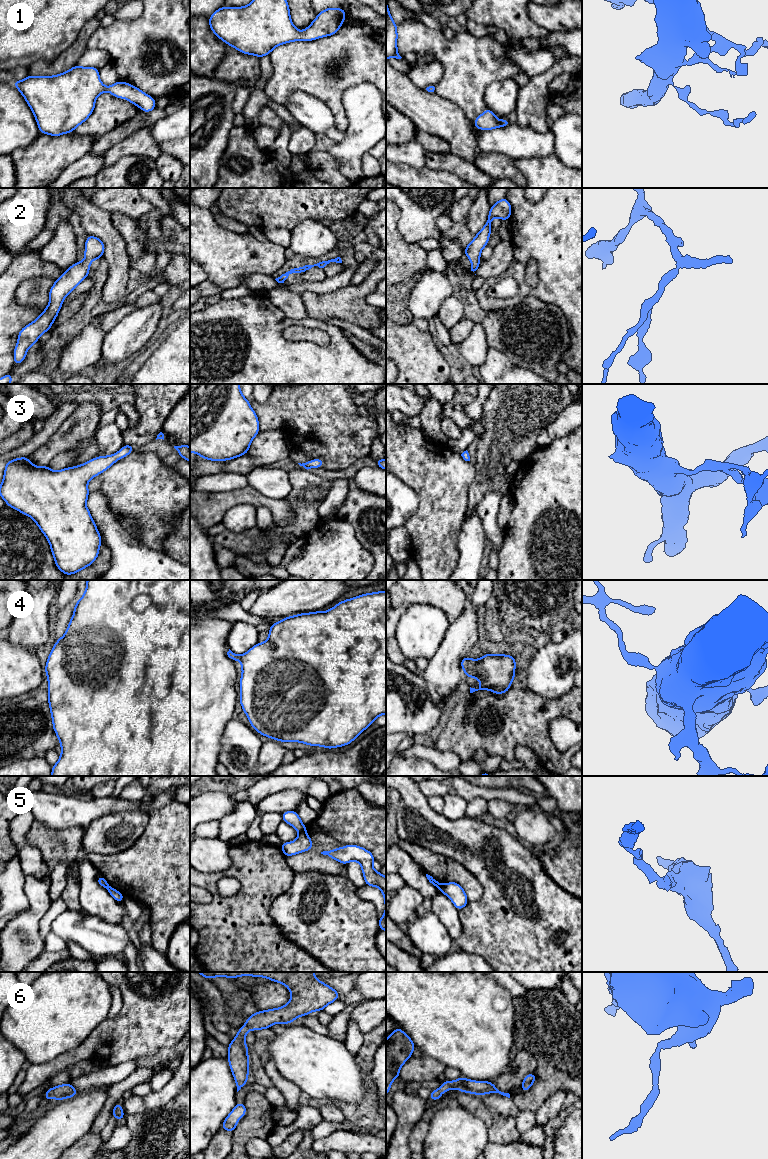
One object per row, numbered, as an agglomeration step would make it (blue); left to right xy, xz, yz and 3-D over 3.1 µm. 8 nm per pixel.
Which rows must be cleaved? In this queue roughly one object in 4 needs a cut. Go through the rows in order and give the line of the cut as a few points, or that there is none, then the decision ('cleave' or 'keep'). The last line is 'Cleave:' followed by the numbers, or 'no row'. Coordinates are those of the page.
1: no cut | keep
2: no cut | keep
3: no cut | keep
4: no cut | keep
5: xz (305, 829), (300, 833) | cleave
6: no cut | keep
Cleave: 5

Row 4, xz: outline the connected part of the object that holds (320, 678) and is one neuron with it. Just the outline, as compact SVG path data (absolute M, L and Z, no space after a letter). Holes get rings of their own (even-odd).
M386 591L367 593L341 601L325 612L316 611L285 617L271 624L269 638L264 643L257 643L244 655L237 655L230 649L227 655L233 661L239 660L242 663L240 705L256 732L281 742L295 741L328 749L348 745L372 725L378 716L386 714Z

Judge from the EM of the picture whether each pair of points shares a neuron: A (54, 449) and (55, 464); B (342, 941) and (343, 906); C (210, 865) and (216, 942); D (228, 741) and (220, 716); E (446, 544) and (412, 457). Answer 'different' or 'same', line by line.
A: different
B: same
C: different
D: different
E: same

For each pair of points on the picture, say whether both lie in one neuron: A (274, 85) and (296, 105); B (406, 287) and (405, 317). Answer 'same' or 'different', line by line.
A: different
B: same

